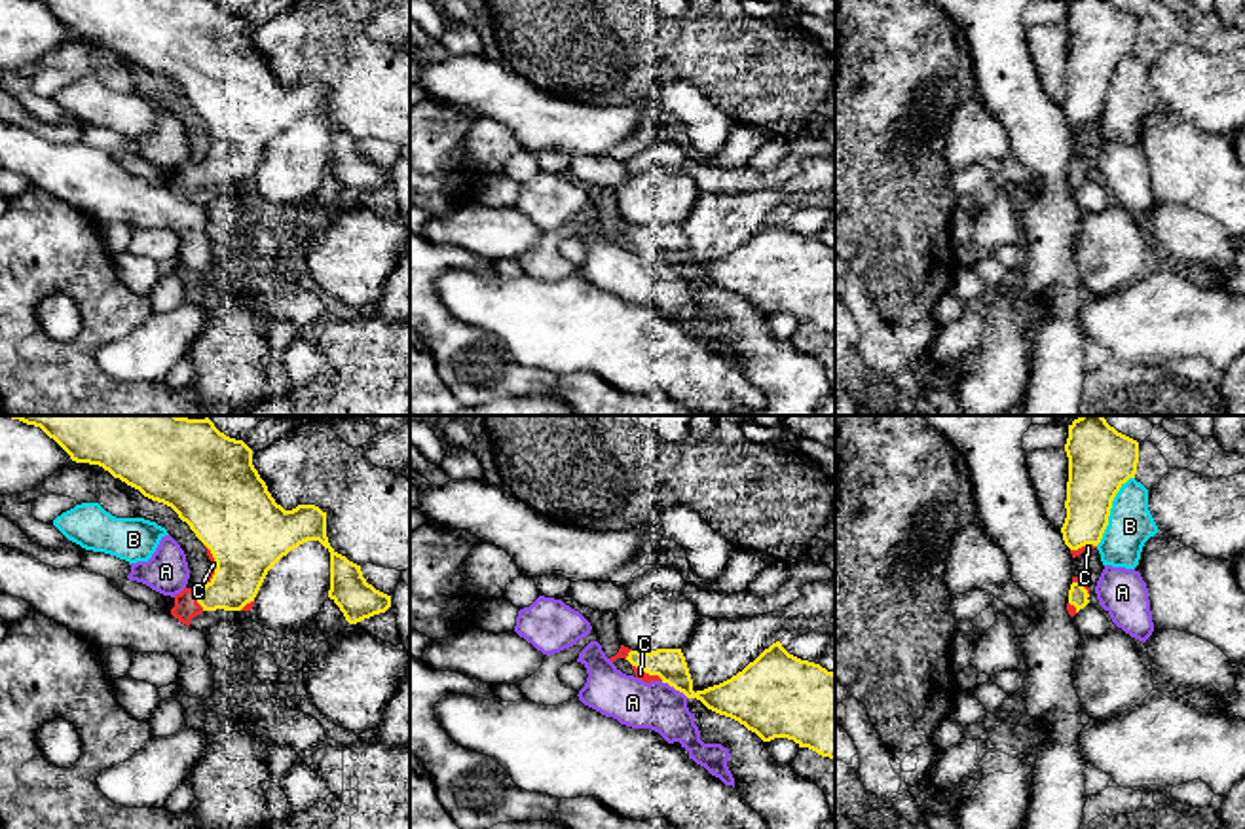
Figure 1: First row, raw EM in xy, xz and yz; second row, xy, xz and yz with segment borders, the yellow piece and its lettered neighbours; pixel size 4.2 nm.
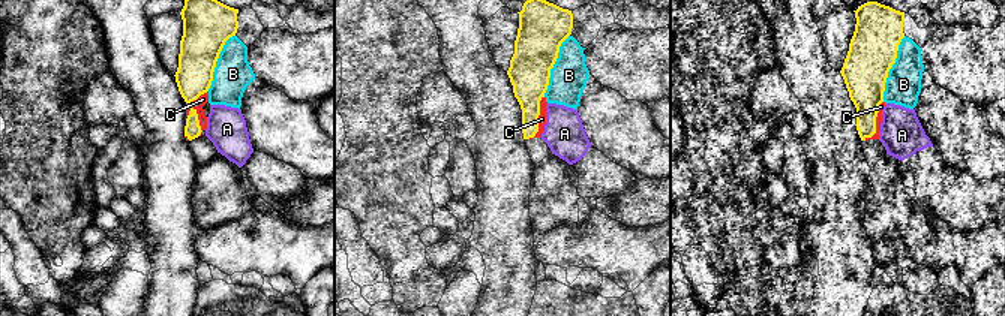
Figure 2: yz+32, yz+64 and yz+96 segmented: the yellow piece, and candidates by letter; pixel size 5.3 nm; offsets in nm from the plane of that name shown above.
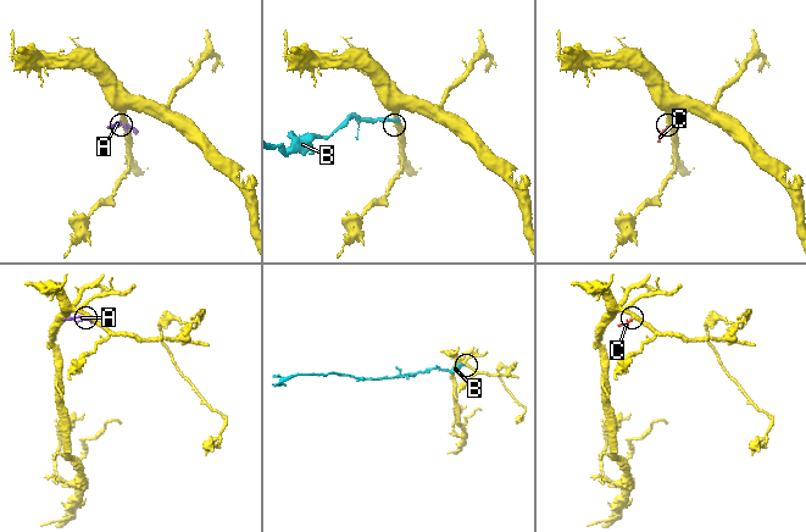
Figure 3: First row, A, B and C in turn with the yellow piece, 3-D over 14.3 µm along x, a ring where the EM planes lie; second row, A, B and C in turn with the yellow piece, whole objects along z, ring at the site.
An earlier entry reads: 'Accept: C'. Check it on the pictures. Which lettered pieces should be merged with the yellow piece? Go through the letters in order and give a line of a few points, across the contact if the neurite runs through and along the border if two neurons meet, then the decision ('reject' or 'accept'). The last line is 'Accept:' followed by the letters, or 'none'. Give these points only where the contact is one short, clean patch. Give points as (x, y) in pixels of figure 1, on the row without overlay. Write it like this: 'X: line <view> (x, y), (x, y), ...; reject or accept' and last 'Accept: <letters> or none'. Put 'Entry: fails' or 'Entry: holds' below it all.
A: reject
B: reject
C: accept
Accept: C
Entry: holds

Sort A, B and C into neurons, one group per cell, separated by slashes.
A / B / C

